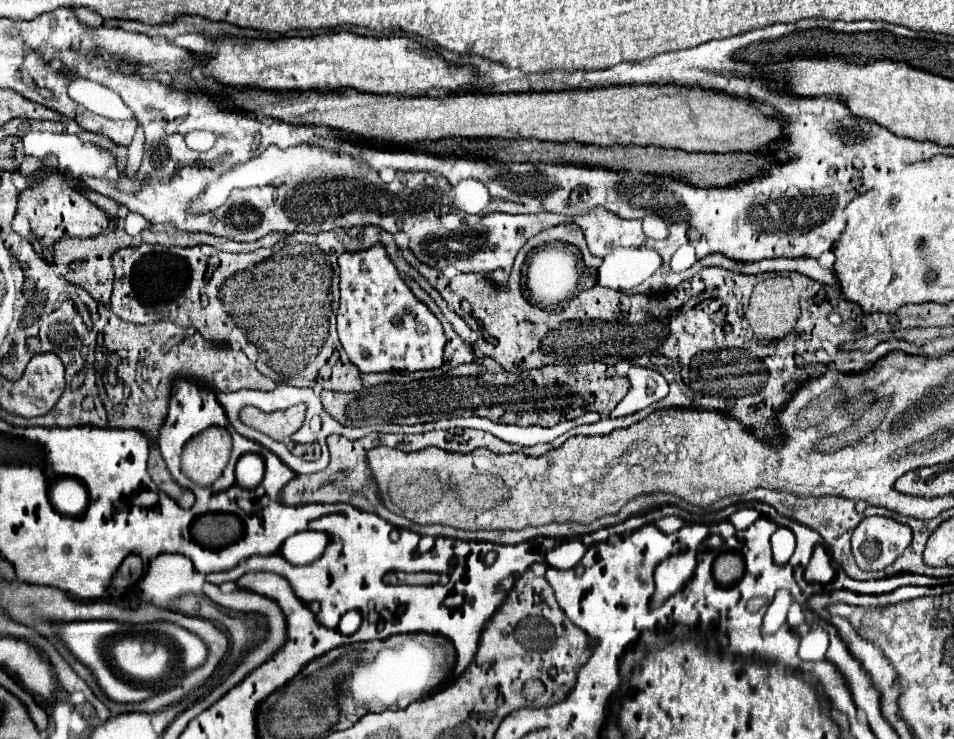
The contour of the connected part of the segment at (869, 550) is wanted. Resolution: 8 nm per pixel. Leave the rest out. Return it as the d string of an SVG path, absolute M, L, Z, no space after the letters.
M864 517L852 535L852 553L860 569L880 571L910 545L912 531L890 517Z

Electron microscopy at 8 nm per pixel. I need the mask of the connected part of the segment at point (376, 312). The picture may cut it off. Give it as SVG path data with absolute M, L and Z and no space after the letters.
M376 243L362 251L344 251L338 257L340 267L340 309L338 309L338 337L350 361L360 373L386 373L386 371L422 371L442 365L444 331L434 313L414 297L410 287L402 281L398 269L390 261L384 245Z

